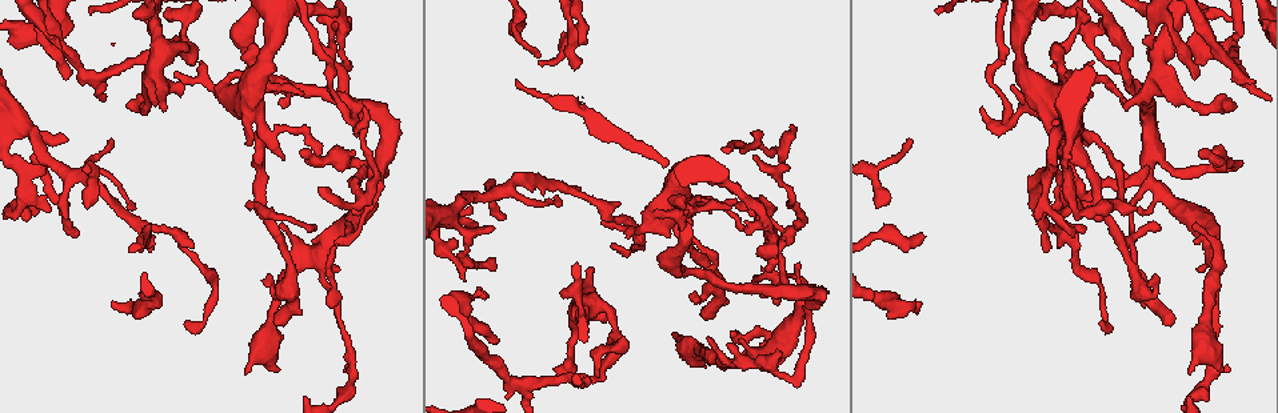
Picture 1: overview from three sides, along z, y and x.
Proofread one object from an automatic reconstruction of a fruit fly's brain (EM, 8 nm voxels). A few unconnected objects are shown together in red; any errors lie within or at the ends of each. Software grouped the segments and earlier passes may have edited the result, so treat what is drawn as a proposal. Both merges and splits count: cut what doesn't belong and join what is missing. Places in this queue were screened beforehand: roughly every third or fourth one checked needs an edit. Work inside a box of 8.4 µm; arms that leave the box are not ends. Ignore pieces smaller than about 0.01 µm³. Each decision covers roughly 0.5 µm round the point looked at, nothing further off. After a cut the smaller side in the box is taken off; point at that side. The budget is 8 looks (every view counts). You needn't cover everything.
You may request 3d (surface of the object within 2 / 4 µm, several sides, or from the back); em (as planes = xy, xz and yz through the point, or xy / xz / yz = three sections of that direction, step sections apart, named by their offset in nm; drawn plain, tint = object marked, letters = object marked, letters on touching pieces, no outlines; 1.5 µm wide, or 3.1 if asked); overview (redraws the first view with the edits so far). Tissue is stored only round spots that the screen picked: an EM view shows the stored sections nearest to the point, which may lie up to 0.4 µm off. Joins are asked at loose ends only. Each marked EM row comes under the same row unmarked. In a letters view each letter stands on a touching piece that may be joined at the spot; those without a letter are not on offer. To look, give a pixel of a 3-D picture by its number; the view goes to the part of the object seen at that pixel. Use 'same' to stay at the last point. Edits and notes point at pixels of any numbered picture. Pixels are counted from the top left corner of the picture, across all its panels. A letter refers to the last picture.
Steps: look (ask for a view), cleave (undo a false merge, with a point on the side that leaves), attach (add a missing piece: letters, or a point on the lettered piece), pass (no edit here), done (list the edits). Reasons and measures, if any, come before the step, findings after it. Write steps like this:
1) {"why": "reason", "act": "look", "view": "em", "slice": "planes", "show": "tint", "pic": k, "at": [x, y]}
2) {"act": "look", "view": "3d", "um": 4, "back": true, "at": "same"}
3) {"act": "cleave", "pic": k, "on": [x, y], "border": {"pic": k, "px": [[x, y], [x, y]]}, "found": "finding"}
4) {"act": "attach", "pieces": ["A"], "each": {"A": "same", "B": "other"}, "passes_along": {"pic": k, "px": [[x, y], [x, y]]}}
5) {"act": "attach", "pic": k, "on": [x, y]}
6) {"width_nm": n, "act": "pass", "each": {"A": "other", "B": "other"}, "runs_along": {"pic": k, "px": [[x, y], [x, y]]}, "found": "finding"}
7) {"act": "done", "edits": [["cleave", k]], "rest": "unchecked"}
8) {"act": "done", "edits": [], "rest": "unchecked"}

{"why": "branch stops here", "act": "look", "view": "em", "slice": "planes", "show": "letters", "pic": 1, "at": [610, 245]}

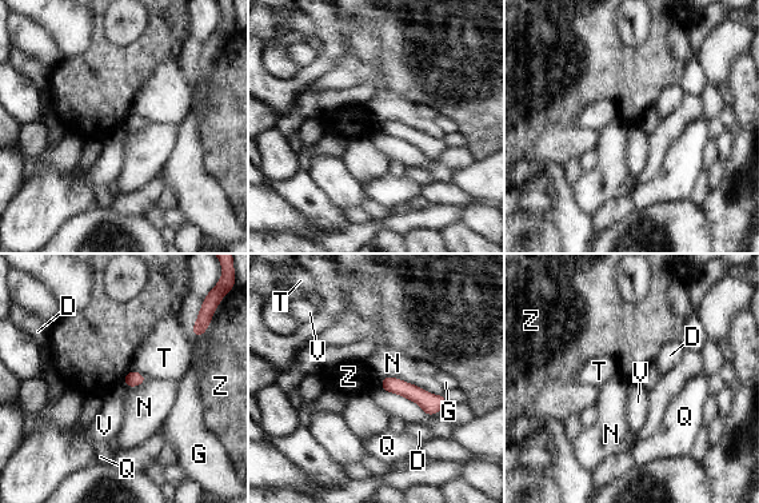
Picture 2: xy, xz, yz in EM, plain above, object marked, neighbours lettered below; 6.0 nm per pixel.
{"longest_contact_nm": ["N", 400], "act": "pass", "each": {"D": "other", "G": "other", "N": "other", "Q": "other", "T": "other", "V": "other", "Z": "other"}, "border": {"pic": 2, "px": [[379, 379], [383, 388]]}, "found": "no lettered piece goes on from it"}

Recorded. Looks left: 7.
{"why": "small branch off a trunk", "act": "look", "view": "3d", "um": 4, "pic": 1, "at": [697, 199]}

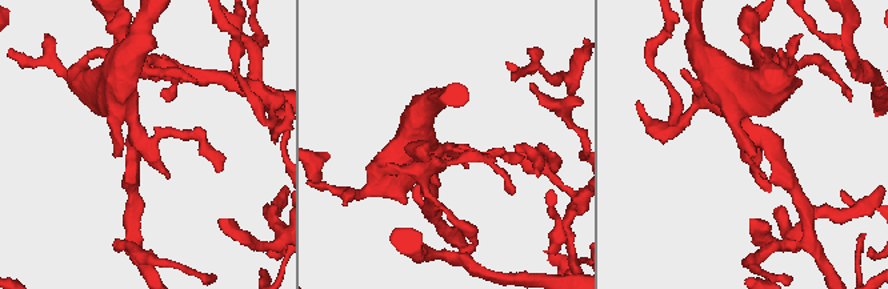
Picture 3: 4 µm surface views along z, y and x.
{"act": "look", "view": "em", "slice": "planes", "show": "tint", "pic": 3, "at": [447, 145]}

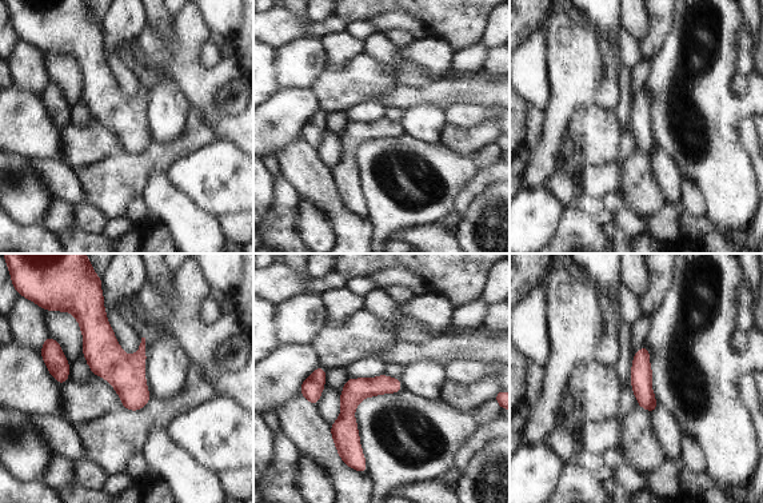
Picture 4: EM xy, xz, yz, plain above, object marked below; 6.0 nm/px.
{"act": "look", "view": "em", "slice": "planes", "show": "letters", "at": "same"}

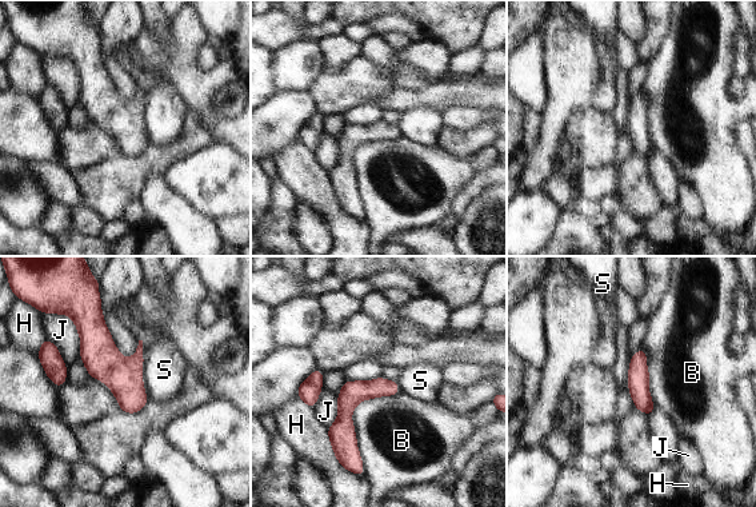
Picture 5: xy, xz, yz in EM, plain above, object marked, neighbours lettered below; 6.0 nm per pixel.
{"act": "pass", "each": {"B": "other", "H": "other", "J": "other", "S": "other"}, "runs_along": {"pic": 5, "px": [[95, 310], [96, 348], [134, 410]]}, "found": "continuous, no second neuron"}

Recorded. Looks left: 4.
{"why": "branch stops here", "act": "look", "view": "em", "slice": "planes", "show": "letters", "pic": 1, "at": [922, 236]}

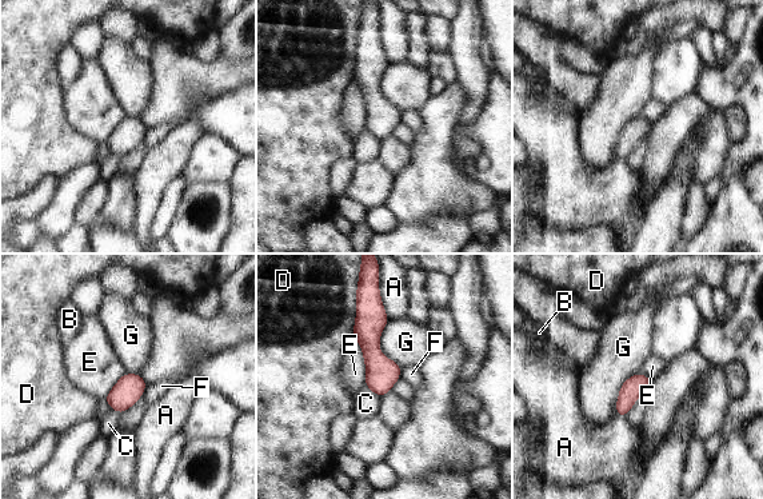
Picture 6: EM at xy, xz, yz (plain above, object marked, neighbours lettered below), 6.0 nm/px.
{"act": "pass", "each": {"A": "other", "B": "other", "C": "other", "D": "other", "E": "other", "F": "other", "G": "other"}, "border": {"pic": 6, "px": [[354, 338], [362, 351], [366, 384]]}, "found": "none of them fits"}

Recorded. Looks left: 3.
{"act": "done", "edits": [], "rest": "unchecked"}

